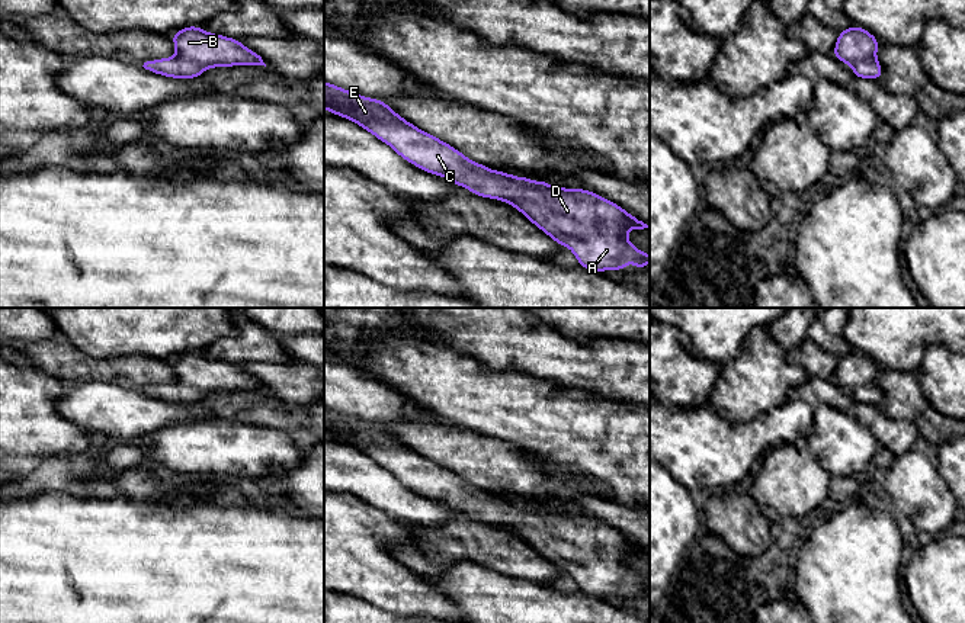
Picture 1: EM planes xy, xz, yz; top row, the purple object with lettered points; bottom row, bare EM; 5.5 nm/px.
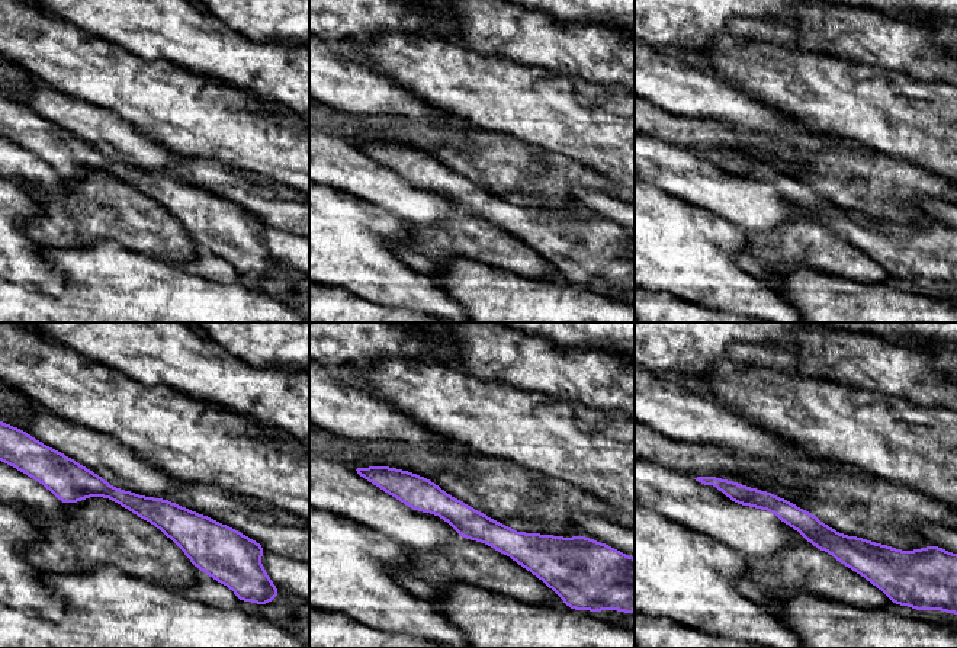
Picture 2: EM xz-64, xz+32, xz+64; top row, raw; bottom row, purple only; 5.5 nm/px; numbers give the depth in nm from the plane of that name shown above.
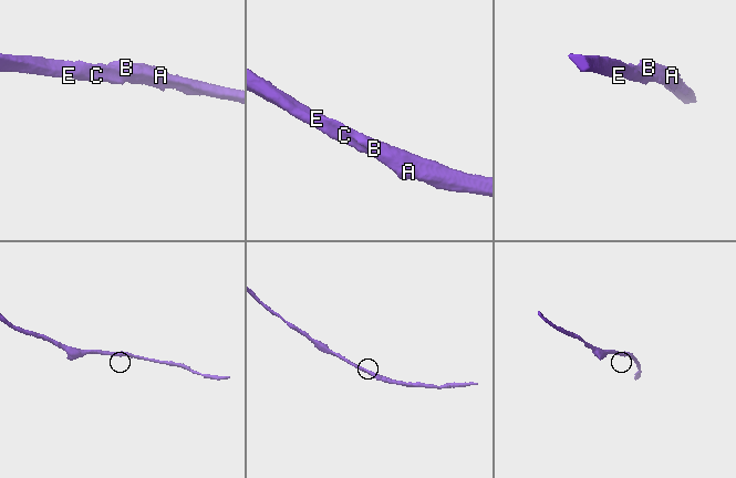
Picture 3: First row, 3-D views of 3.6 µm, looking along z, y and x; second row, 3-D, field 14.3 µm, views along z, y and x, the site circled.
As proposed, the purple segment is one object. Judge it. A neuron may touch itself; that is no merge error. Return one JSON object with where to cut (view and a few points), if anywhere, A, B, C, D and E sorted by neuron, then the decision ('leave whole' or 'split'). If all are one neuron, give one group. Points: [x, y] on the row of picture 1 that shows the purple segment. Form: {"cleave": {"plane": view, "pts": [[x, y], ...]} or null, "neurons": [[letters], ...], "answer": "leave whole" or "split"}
{"cleave": null, "neurons": [["A", "B", "C", "D", "E"]], "answer": "leave whole"}

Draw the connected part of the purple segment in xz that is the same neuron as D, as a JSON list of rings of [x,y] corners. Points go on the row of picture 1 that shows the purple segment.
[[[324,81],[324,99],[331,99],[340,105],[339,107],[324,105],[324,112],[358,123],[423,171],[442,176],[456,186],[467,187],[477,196],[512,205],[557,244],[568,247],[581,267],[602,273],[605,270],[626,269],[629,258],[635,269],[645,269],[650,263],[650,254],[644,254],[626,237],[629,229],[644,229],[648,225],[594,192],[549,186],[545,180],[533,183],[529,177],[516,177],[491,170],[403,119],[385,102],[360,96],[327,81]]]

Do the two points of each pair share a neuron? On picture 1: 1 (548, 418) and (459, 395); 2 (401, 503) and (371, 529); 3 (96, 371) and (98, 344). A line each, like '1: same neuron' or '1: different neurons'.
1: same neuron
2: different neurons
3: different neurons

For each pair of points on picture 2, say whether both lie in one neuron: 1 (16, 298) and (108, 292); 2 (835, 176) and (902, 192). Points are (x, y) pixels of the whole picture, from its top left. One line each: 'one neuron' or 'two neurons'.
1: one neuron
2: one neuron

